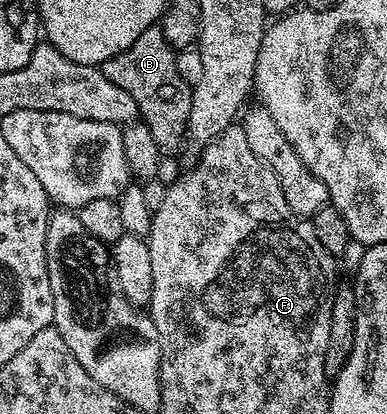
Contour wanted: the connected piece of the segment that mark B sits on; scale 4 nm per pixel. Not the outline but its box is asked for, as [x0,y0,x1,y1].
[102,24,192,147]

